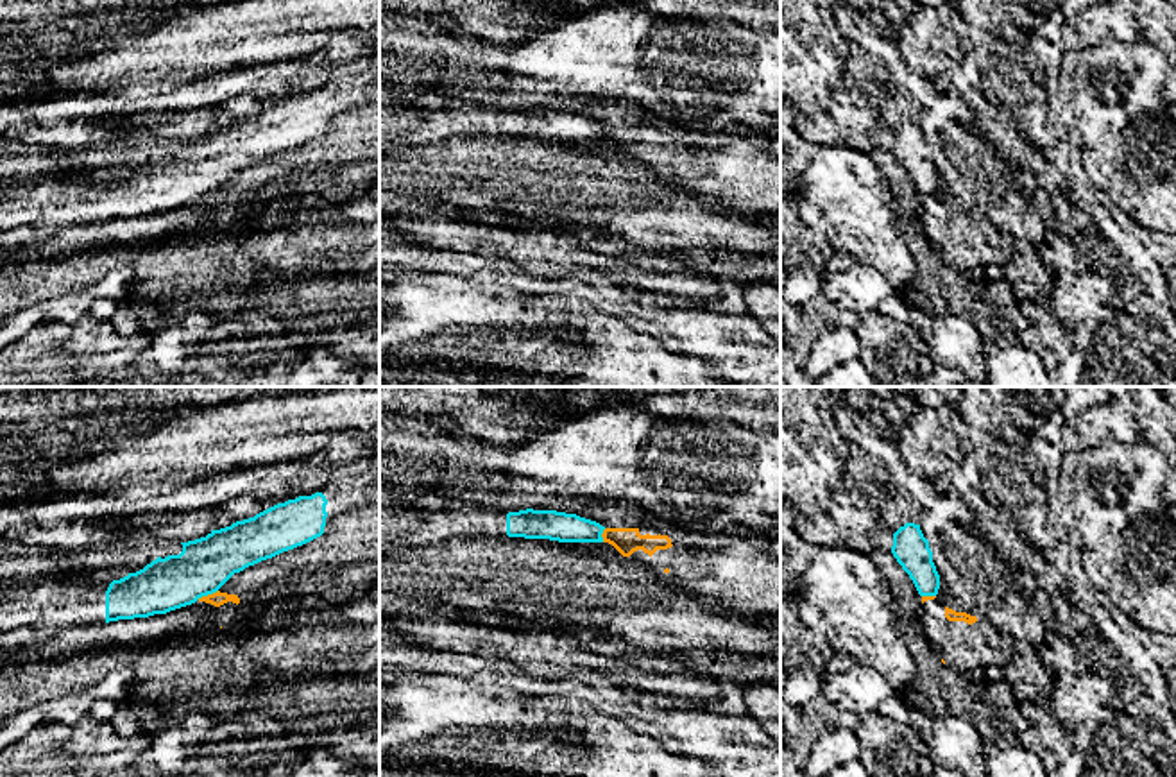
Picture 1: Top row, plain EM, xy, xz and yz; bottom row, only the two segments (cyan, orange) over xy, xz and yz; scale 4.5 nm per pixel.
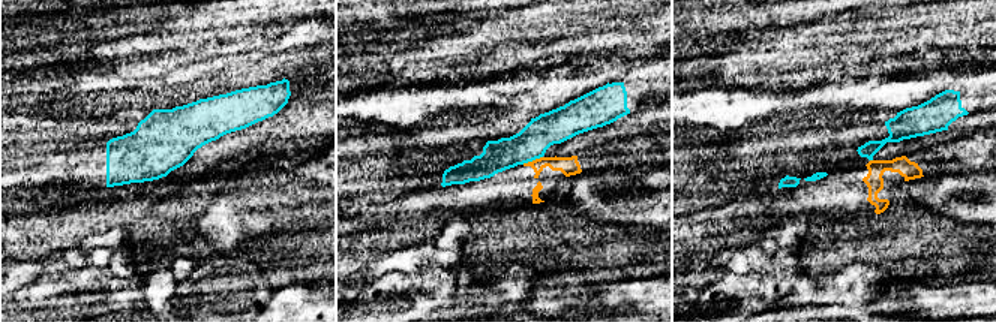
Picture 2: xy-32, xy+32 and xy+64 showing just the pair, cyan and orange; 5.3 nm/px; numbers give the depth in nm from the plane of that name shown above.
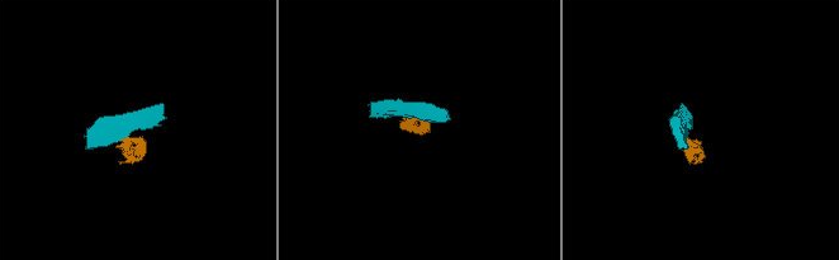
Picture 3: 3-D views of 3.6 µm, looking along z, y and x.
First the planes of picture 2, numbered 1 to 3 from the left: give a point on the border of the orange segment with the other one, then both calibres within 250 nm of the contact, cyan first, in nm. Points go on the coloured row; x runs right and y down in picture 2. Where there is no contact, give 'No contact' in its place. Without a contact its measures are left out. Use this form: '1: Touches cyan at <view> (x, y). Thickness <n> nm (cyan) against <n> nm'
1: No contact
2: Touches cyan at xy+32 (531, 160). Thickness 180 nm (cyan) against 100 nm
3: No contact

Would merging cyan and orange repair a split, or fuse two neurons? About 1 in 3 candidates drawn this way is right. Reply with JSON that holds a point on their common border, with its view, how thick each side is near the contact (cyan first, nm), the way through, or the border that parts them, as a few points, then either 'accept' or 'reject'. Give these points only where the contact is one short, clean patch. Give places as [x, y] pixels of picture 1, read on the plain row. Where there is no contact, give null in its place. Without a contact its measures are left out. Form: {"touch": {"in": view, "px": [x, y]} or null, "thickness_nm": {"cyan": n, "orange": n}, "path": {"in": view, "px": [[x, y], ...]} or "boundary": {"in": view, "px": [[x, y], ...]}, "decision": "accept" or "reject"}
{"touch": {"in": "xy", "px": [206, 194]}, "thickness_nm": {"cyan": 240, "orange": 70}, "boundary": {"in": "xy", "px": [[217, 188], [197, 197]]}, "decision": "reject"}

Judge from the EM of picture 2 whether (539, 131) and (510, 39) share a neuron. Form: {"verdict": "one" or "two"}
{"verdict": "two"}

